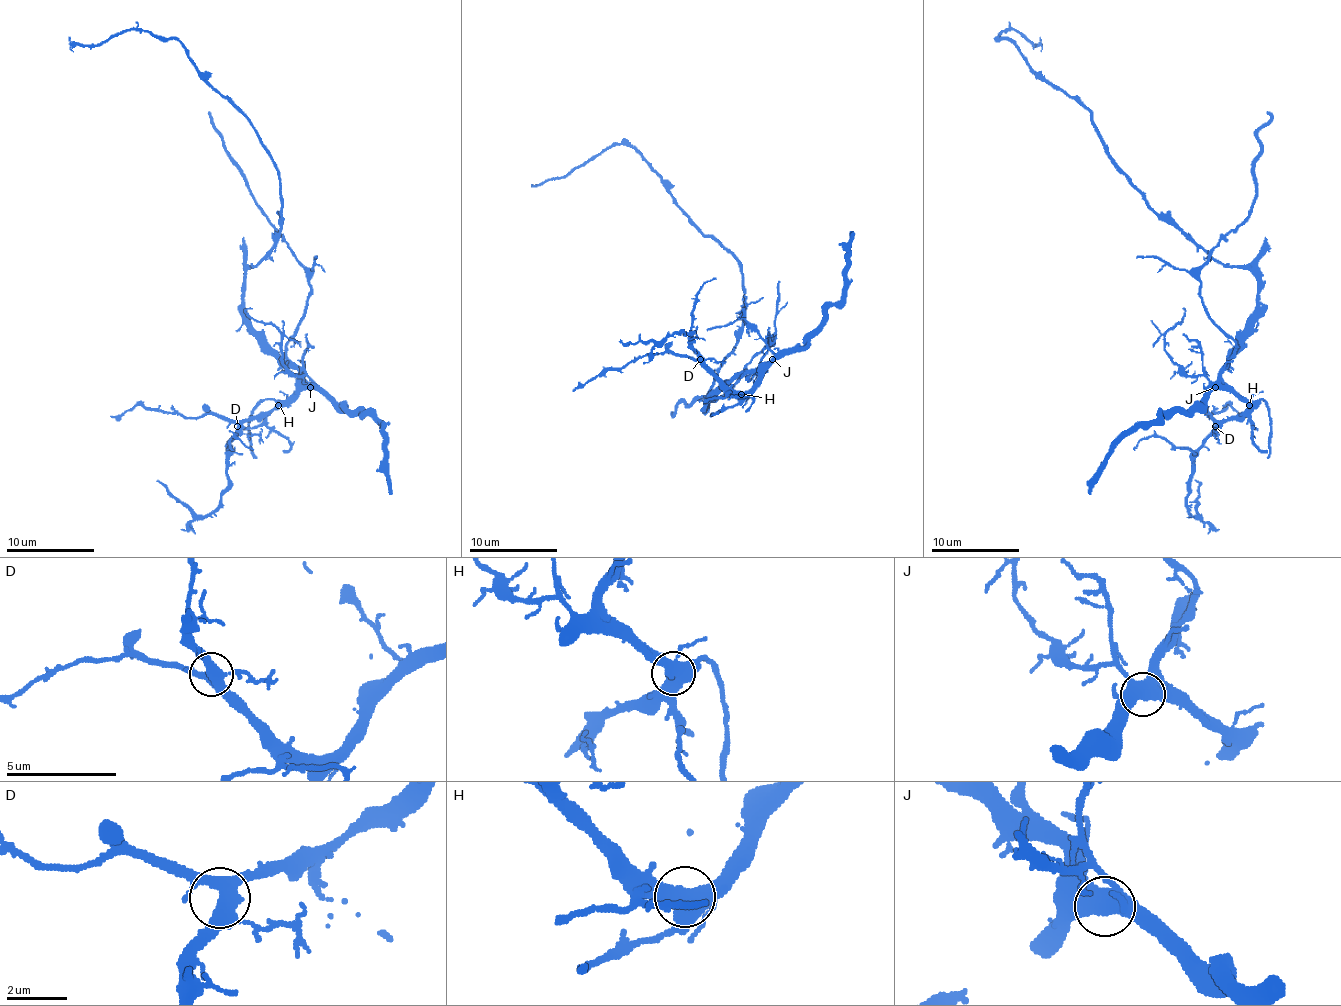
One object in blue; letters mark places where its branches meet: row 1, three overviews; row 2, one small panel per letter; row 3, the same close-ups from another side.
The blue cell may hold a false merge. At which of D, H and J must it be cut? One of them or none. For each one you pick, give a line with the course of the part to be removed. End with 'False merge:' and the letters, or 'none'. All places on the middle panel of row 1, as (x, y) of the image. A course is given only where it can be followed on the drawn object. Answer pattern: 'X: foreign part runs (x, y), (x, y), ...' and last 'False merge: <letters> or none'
False merge: none

